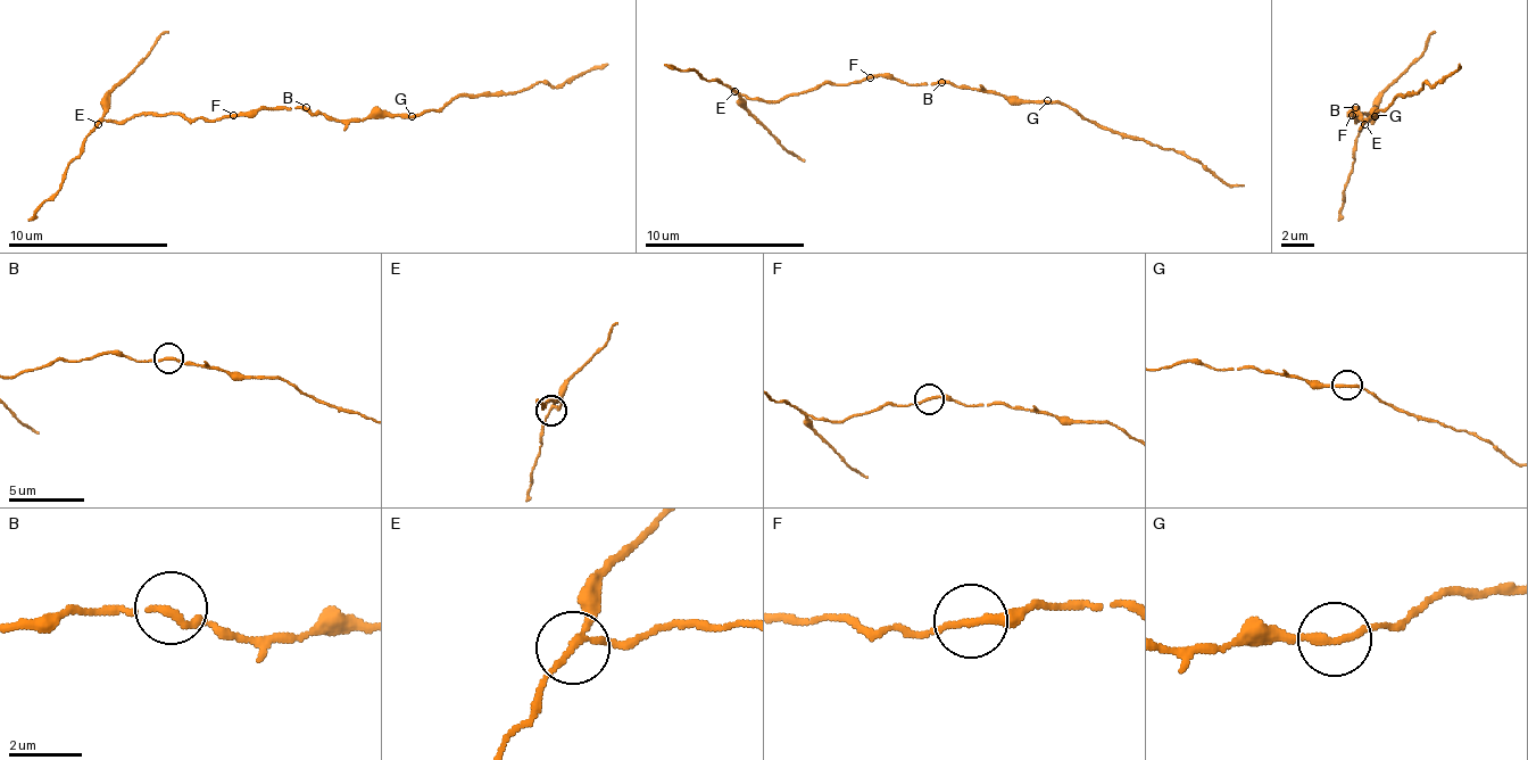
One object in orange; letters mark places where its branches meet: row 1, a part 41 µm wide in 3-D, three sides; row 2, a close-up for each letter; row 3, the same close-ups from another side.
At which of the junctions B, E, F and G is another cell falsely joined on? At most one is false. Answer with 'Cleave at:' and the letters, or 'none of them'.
Cleave at: E

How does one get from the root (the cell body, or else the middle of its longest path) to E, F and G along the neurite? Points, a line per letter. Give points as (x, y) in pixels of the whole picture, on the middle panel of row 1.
E: (941, 82), (906, 85), (894, 77), (862, 77), (786, 93), (778, 101), (757, 101), (733, 90)
F: (941, 82), (933, 85), (906, 85), (894, 77), (870, 77)
G: (941, 82), (970, 90), (994, 90), (1027, 101), (1046, 101)

